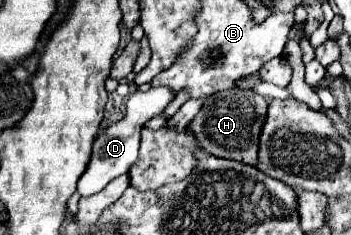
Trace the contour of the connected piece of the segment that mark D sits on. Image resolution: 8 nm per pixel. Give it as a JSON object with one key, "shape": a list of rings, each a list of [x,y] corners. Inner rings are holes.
{"shape":[[[155,87],[149,89],[147,93],[135,91],[131,93],[131,97],[125,103],[125,117],[121,121],[115,121],[107,127],[103,127],[93,143],[93,153],[91,153],[91,161],[85,169],[85,173],[81,175],[79,183],[77,183],[77,191],[79,195],[87,197],[87,195],[95,195],[99,193],[109,181],[113,181],[115,177],[123,175],[129,171],[129,167],[137,161],[137,151],[139,151],[139,133],[141,127],[145,125],[147,119],[151,119],[153,115],[159,115],[167,105],[171,103],[171,91],[167,91],[165,87]]]}

